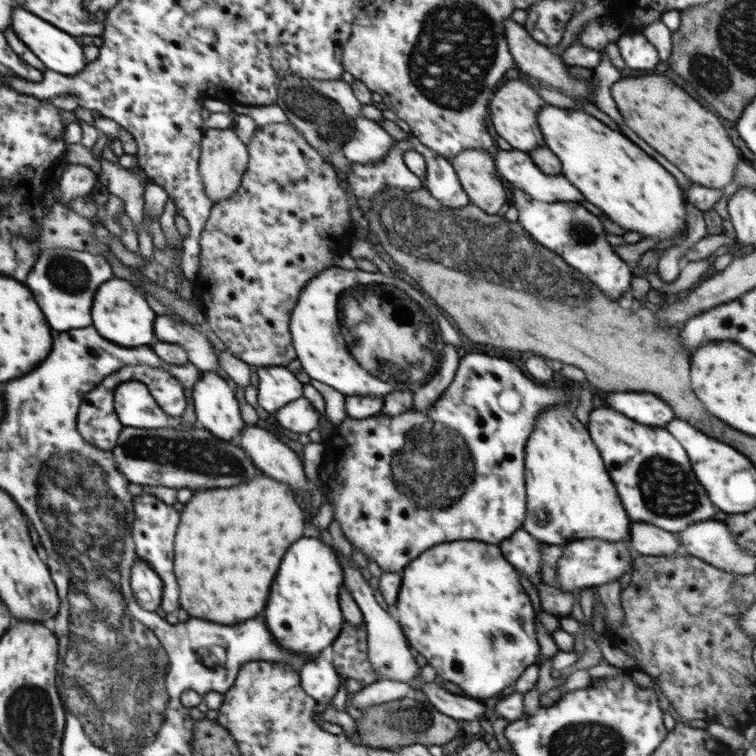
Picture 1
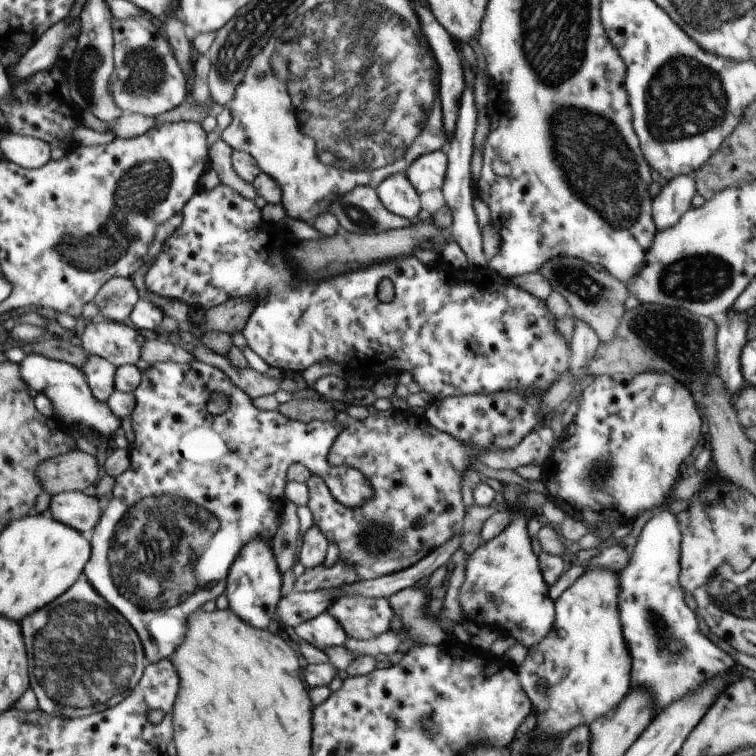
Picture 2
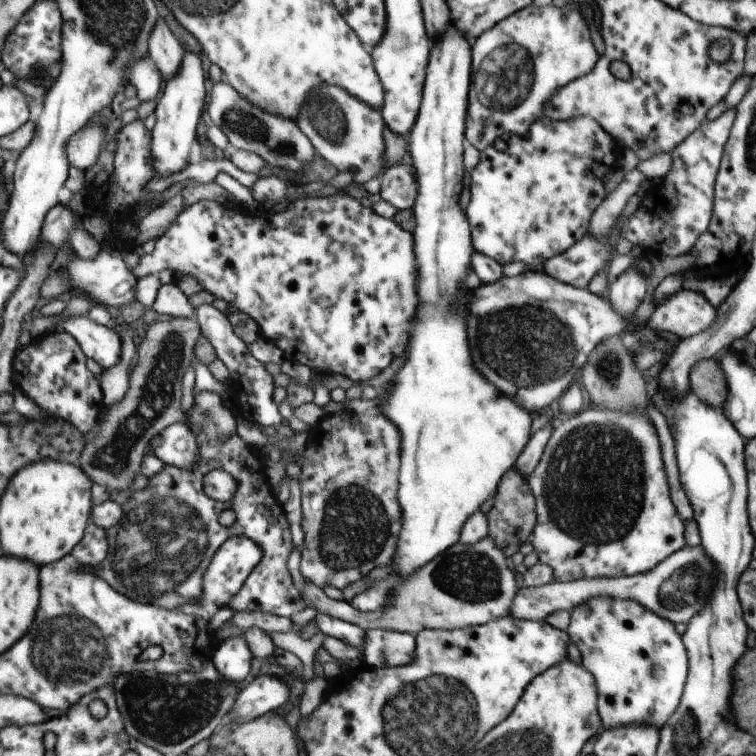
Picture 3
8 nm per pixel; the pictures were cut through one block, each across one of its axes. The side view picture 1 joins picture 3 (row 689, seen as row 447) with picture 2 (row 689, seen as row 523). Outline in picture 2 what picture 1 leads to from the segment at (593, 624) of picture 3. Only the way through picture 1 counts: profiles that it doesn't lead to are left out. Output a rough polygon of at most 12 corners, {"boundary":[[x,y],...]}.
{"boundary":[[676,515],[646,519],[618,571],[632,687],[656,713],[735,660],[680,586]]}

